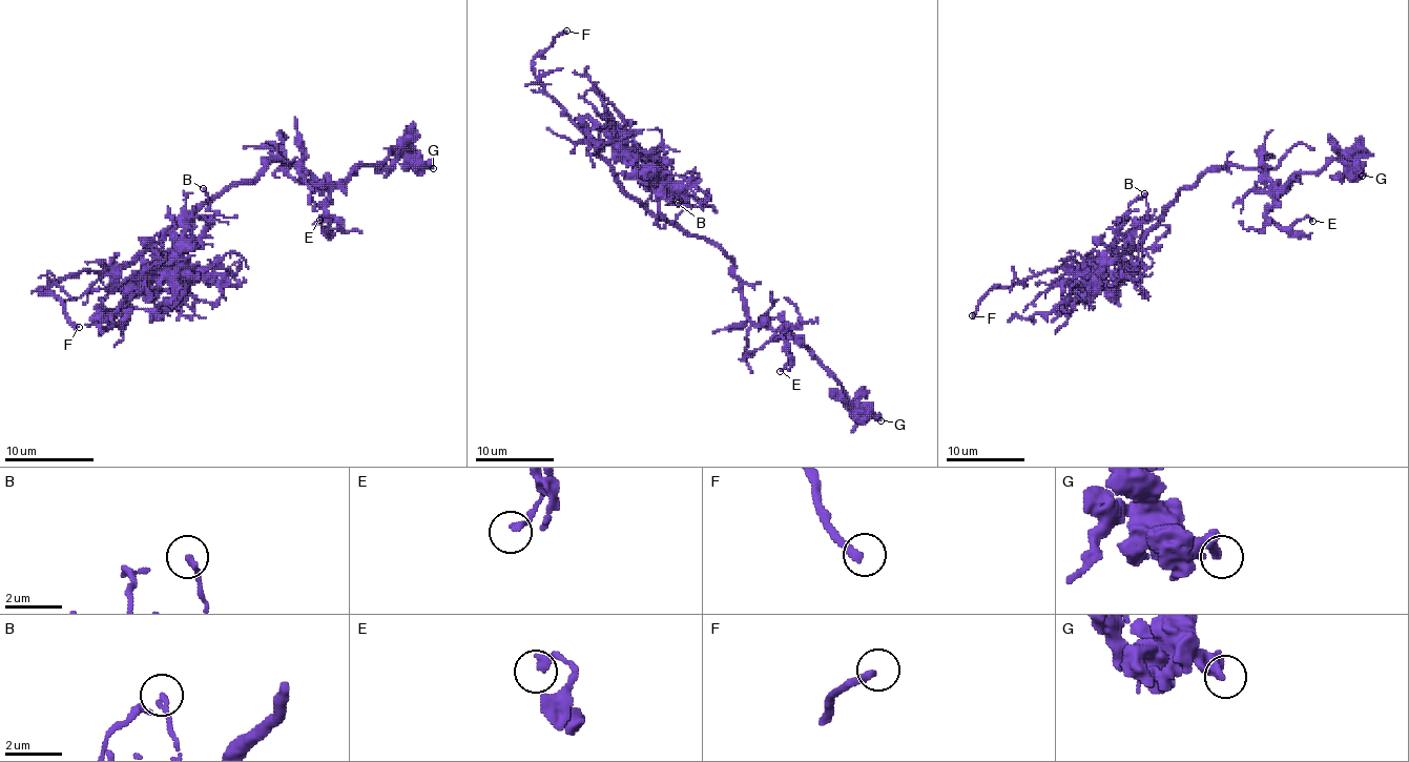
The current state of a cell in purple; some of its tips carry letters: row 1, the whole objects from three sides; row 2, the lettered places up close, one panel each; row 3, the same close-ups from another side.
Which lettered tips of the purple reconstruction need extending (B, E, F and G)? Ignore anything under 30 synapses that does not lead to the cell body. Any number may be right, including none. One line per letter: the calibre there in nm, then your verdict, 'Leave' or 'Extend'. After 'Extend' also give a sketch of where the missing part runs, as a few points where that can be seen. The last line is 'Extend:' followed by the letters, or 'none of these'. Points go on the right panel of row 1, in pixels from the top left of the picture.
B: Thickness 130 nm. Leave
E: Thickness 240 nm. Leave
F: Thickness 280 nm. Extend
G: Thickness 440 nm. Leave
Extend: F

